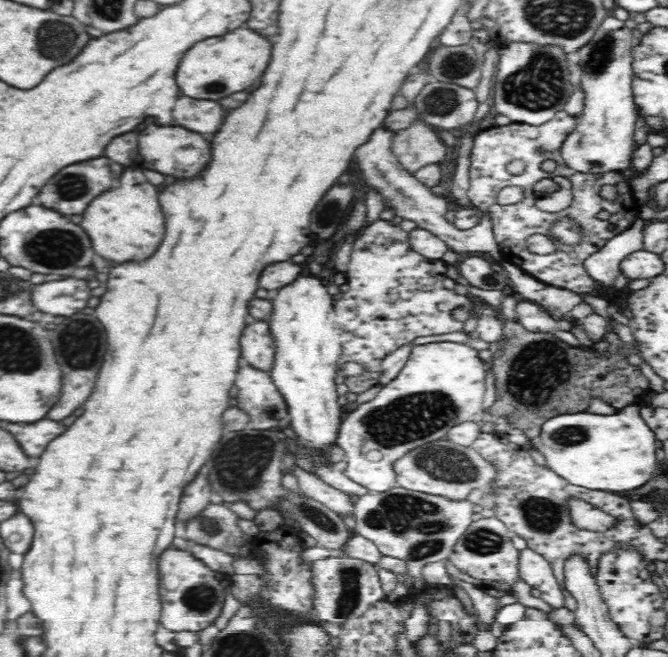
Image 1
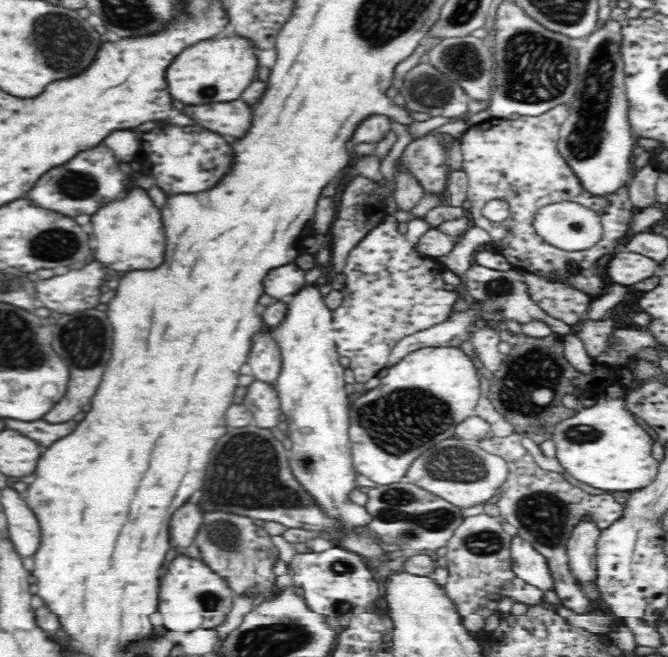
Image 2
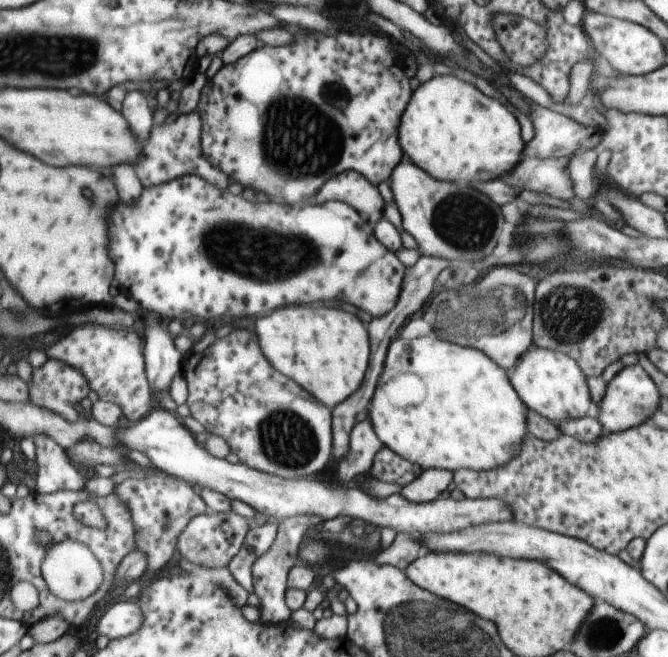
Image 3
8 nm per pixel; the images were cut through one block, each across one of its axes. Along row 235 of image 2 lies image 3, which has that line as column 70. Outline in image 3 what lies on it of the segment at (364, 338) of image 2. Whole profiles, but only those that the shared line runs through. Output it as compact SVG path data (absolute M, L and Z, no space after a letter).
M47 358L42 366L32 370L31 380L27 386L32 405L45 406L69 422L79 422L83 418L75 404L89 396L90 383L83 376L83 372L77 370L75 366L69 366L67 362L57 358Z

